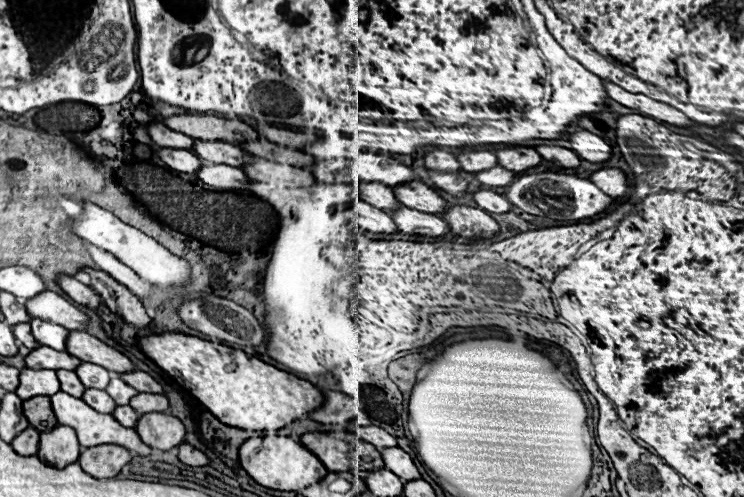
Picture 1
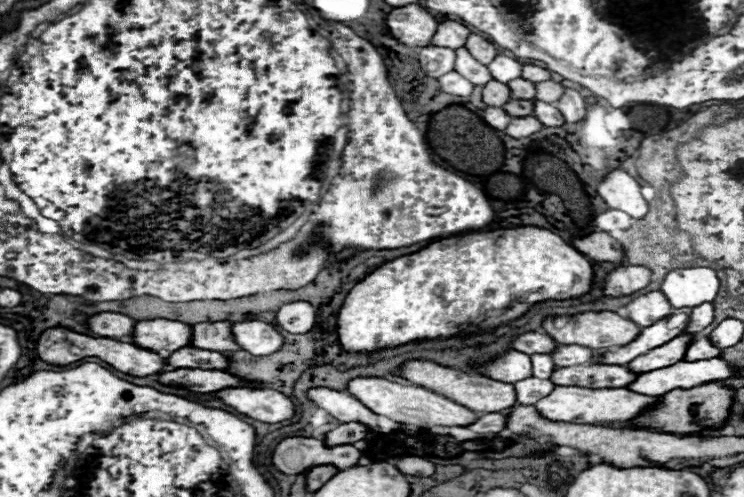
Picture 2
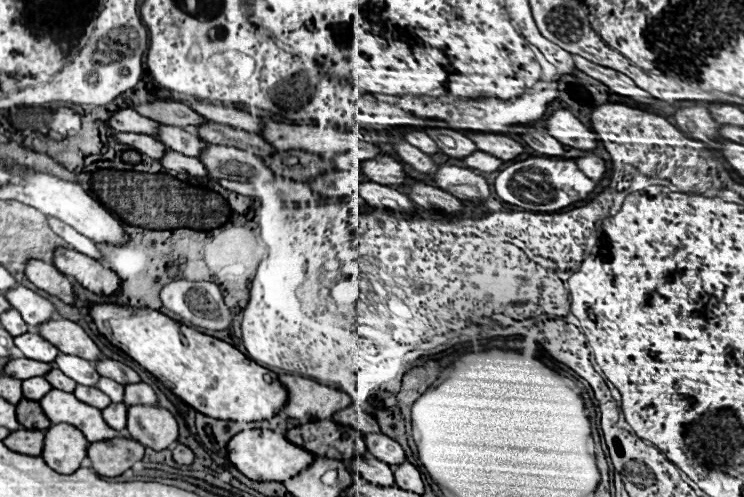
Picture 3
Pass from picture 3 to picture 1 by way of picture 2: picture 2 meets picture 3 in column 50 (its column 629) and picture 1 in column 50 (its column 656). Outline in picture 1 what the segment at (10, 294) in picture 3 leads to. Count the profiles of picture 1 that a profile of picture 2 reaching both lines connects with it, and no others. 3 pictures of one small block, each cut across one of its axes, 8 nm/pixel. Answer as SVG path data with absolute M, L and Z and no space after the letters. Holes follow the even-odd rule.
M46 290L44 294L38 294L36 298L26 302L26 310L32 318L48 320L54 324L60 324L68 330L86 330L88 328L88 316L80 312L76 306L66 302L56 292Z

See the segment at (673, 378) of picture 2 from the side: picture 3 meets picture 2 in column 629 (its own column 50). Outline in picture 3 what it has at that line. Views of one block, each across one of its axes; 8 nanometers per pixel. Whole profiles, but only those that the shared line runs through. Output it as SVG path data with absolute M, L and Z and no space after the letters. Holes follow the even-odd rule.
M28 378L22 382L22 394L28 400L40 400L48 390L52 390L46 378Z

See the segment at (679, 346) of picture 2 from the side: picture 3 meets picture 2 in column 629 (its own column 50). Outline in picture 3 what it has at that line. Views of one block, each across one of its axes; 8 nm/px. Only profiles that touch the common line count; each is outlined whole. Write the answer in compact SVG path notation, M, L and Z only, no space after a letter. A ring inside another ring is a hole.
M18 358L18 360L10 360L4 366L4 374L16 380L28 380L32 376L44 376L50 368L54 368L54 364L46 364L46 362L36 362L30 358Z

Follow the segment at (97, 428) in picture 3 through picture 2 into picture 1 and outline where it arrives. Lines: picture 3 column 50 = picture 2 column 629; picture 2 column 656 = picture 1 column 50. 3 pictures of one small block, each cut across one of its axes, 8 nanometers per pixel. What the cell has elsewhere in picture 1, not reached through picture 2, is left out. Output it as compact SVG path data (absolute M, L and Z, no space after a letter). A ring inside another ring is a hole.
M58 392L58 394L54 394L50 398L50 402L52 402L54 414L58 418L58 424L74 428L76 434L78 434L80 446L92 448L92 446L100 446L100 444L116 444L116 446L124 446L126 450L130 450L132 456L148 456L148 454L152 454L152 448L140 440L140 436L138 436L138 432L134 428L124 428L122 424L118 424L114 420L114 416L100 414L100 412L92 410L84 400L72 398L70 394L64 394L64 392Z

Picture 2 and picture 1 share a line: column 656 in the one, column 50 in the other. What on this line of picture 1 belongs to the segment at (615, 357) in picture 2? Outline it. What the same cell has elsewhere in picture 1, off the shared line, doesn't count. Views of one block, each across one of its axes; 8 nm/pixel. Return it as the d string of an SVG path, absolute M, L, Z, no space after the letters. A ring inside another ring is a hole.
M32 320L32 334L34 338L42 344L42 346L52 346L54 350L66 350L66 338L68 338L68 330L64 330L62 326L56 326L52 322L44 322L44 320Z

